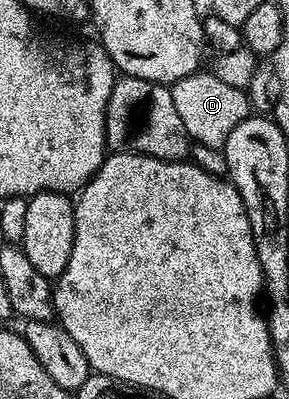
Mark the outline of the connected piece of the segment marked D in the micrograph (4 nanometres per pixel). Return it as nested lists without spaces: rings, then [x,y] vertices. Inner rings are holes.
[[[194,73],[187,78],[170,86],[172,100],[183,119],[184,128],[187,129],[190,140],[205,147],[222,148],[231,129],[242,120],[250,118],[252,106],[249,104],[247,93],[236,84],[227,83],[215,73],[201,75]]]

